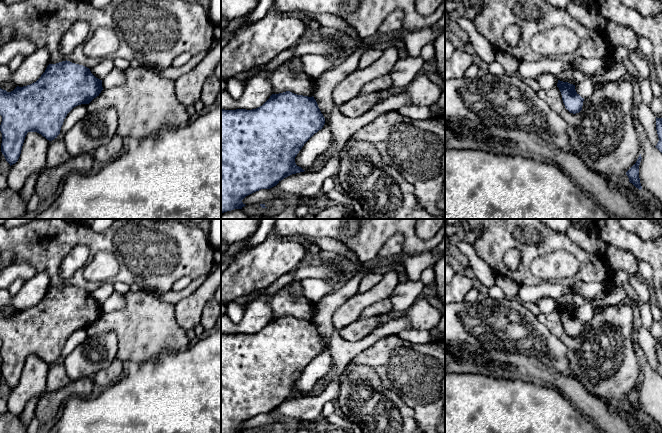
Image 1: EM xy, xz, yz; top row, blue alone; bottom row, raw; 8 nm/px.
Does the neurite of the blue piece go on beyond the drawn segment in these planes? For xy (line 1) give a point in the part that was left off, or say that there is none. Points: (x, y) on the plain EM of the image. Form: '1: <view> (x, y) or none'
1: none

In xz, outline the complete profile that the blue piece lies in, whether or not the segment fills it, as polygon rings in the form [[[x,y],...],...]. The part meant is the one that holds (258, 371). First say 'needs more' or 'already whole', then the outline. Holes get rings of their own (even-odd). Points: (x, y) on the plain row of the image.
already whole | [[[290,315],[272,318],[260,331],[252,334],[221,333],[221,433],[242,433],[242,424],[261,413],[270,413],[284,402],[304,396],[295,387],[295,381],[304,368],[323,352],[325,342],[314,321],[297,319]]]

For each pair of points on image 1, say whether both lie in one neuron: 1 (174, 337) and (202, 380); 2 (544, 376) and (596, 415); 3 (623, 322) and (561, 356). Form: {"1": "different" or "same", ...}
{"1": "different", "2": "same", "3": "different"}

